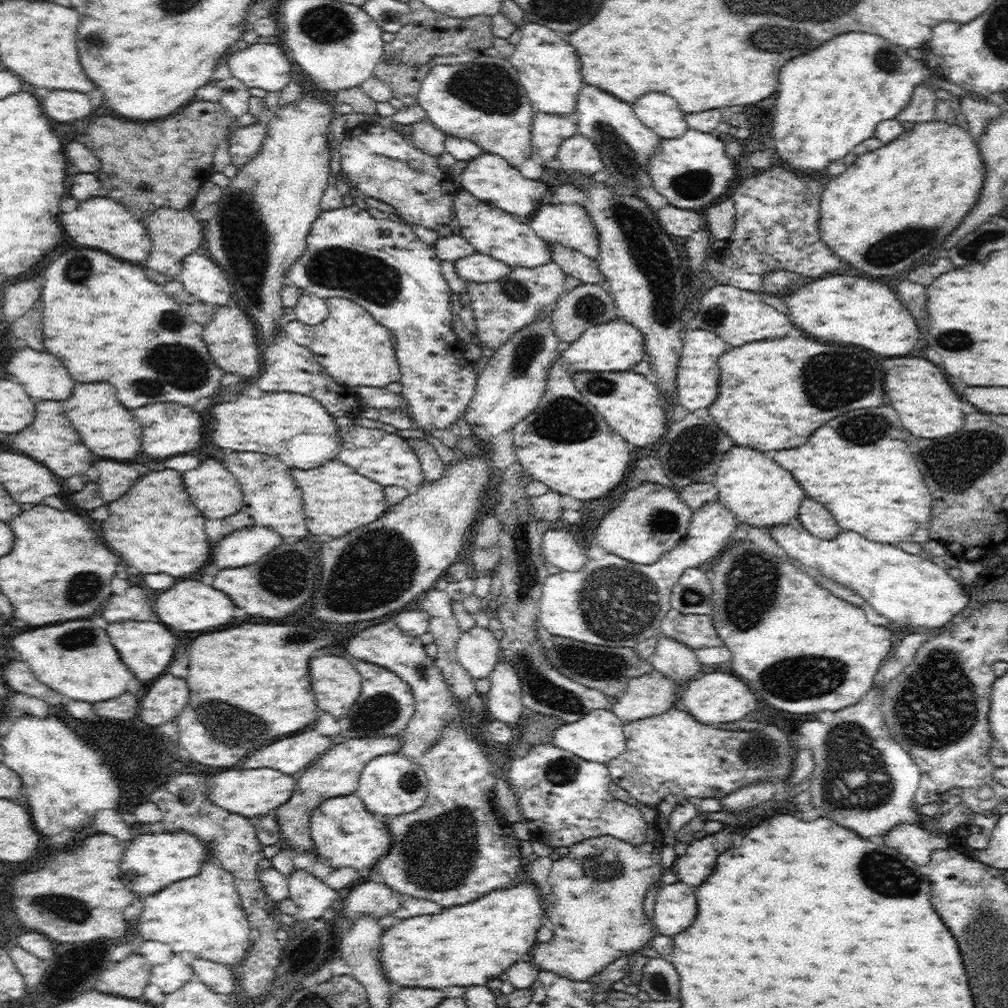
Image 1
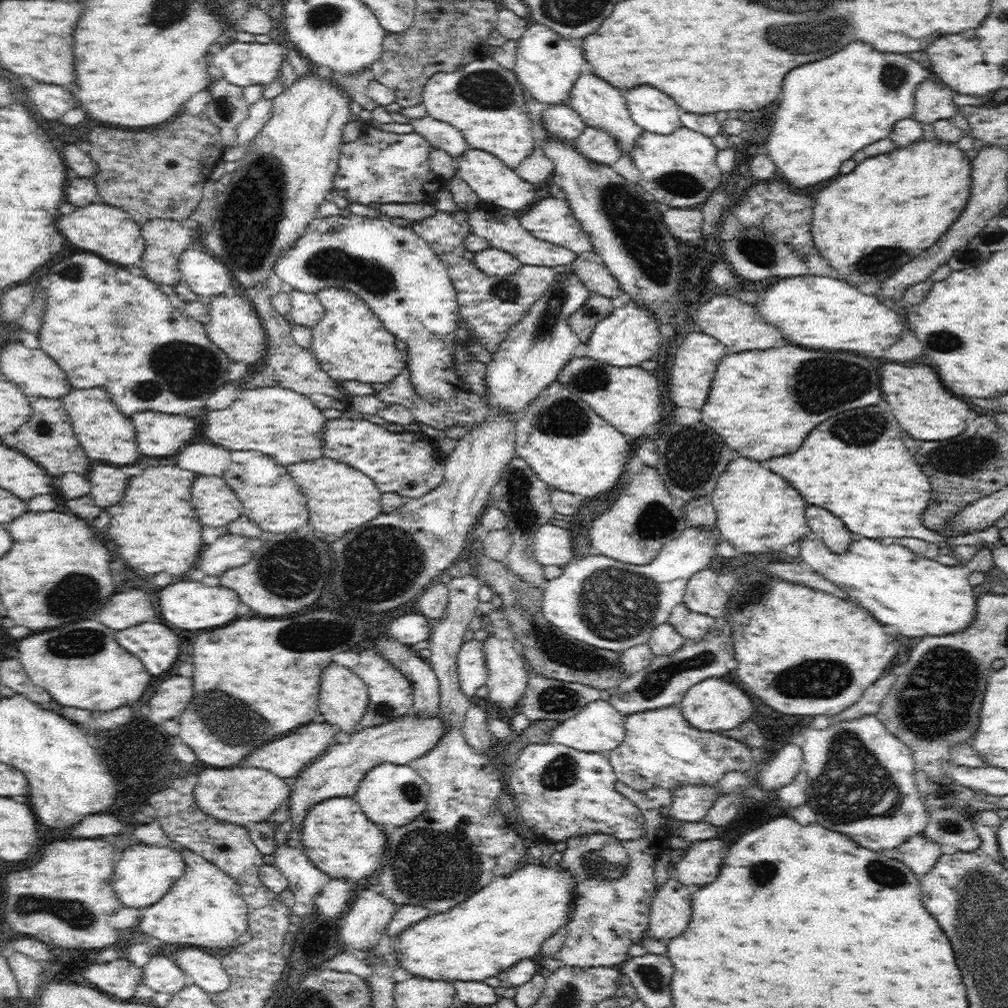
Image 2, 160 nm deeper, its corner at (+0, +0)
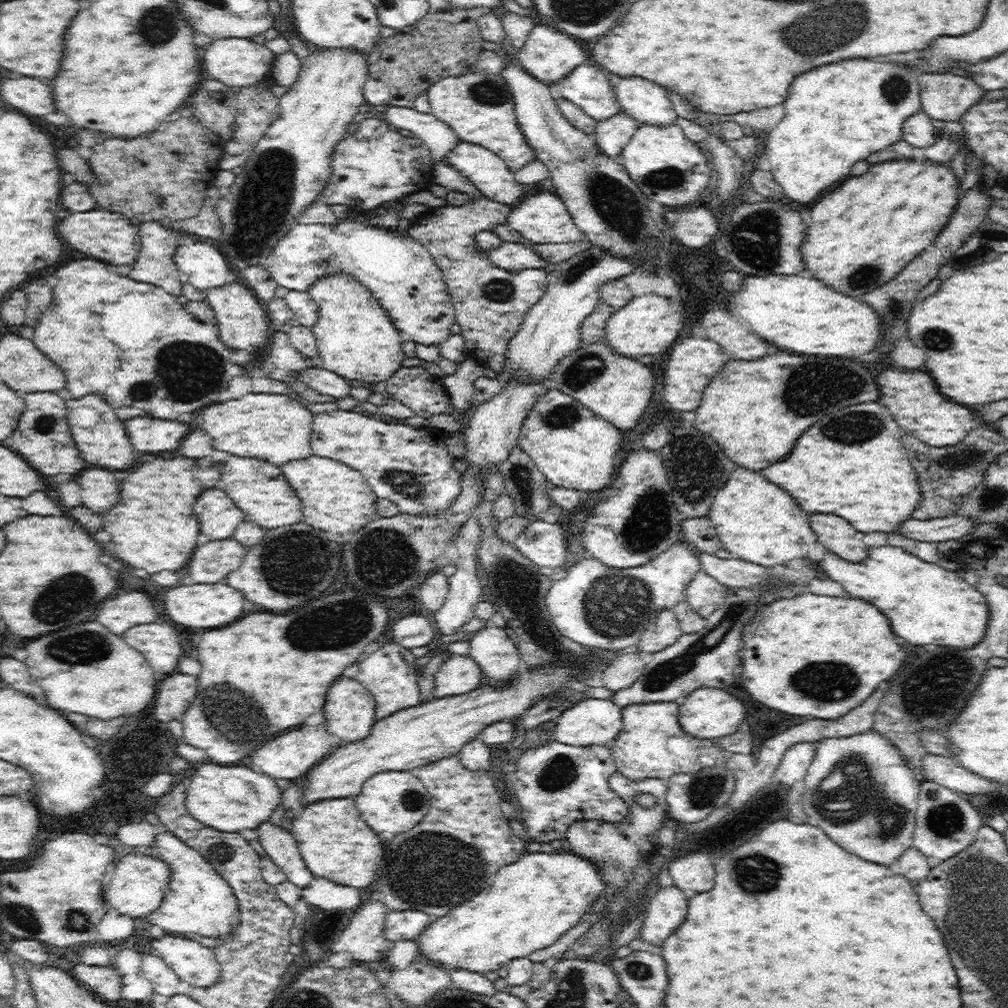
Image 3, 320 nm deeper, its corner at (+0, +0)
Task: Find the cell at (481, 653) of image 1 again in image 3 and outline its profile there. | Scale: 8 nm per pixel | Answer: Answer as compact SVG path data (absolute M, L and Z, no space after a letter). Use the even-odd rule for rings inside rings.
M452 654L435 674L433 698L466 694L477 689L485 682L482 671L481 666L470 655Z

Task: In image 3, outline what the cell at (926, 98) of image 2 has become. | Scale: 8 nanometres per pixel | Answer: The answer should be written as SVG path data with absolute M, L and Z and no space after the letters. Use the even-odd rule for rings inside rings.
M918 72L917 77L922 109L937 124L942 124L949 120L958 121L965 111L980 102L985 94L985 91L980 89L980 86L973 82L970 77L954 75L954 73L949 72Z

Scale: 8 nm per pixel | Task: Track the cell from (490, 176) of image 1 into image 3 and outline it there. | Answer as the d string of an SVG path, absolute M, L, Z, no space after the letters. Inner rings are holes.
M458 141L458 144L455 144L455 147L447 154L446 160L456 171L472 181L472 184L476 185L476 188L484 197L514 206L524 196L524 184L520 184L516 180L514 173L508 169L502 158L484 146Z

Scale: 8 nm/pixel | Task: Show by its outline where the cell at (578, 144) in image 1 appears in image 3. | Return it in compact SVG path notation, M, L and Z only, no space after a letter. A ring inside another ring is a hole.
M620 111L610 118L597 122L593 133L596 145L603 154L619 161L622 149L639 127L636 119Z

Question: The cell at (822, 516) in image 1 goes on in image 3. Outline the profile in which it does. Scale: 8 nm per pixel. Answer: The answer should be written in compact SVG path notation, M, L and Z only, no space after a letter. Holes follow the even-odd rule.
M812 514L809 522L817 541L834 554L850 562L864 562L868 558L865 534L852 528L844 518L836 514Z

